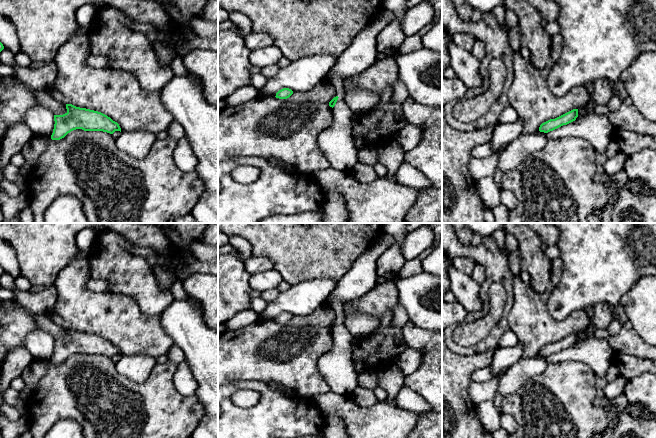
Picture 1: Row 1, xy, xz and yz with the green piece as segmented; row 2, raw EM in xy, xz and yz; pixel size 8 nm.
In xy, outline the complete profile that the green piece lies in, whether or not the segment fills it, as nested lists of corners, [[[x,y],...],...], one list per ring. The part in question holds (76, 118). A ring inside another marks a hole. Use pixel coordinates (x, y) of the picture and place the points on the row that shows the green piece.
[[[66,104],[66,109],[65,114],[54,115],[55,124],[51,135],[52,140],[60,140],[76,129],[103,131],[110,134],[115,131],[121,132],[119,124],[101,112],[76,107],[72,104]]]

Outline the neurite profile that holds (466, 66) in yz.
[[[452,39],[448,43],[450,66],[456,77],[467,88],[476,88],[481,85],[483,78],[480,75],[480,60],[472,52],[459,47]]]

